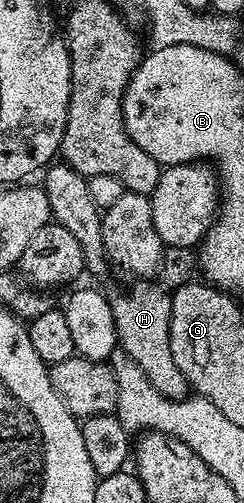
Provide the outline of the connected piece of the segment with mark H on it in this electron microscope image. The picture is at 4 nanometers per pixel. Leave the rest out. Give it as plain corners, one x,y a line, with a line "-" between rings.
139,280
126,294
112,295
109,298
111,312
114,316
114,328
117,330
117,346
135,360
135,364
143,370
147,380
163,396
168,398
184,398
190,393
189,382
179,372
175,364
175,356
171,356
169,343
169,325
171,324
171,294
167,289
156,286
156,281

